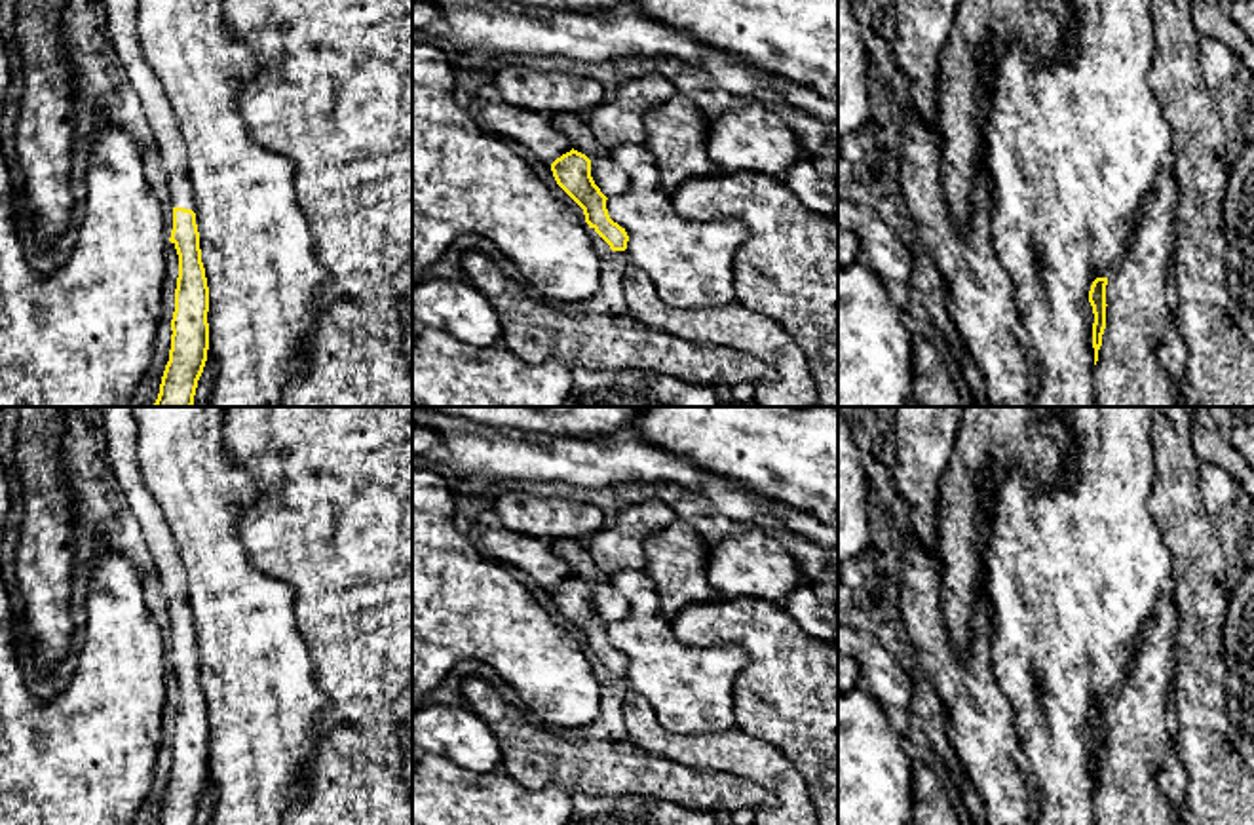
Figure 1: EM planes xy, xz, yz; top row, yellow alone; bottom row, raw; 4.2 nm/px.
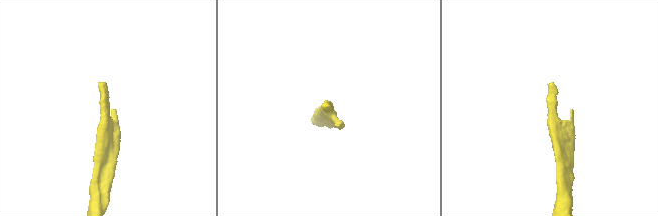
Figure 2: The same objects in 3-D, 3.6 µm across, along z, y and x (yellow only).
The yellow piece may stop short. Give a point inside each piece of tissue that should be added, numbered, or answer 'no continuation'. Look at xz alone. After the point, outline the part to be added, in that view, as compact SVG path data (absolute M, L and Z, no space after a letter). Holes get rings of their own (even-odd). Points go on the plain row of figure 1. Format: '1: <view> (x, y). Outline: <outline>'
no continuation

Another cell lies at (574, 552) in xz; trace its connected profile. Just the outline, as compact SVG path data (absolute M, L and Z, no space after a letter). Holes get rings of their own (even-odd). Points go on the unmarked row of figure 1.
M551 540L555 555L564 559L572 574L585 580L591 585L591 603L606 624L619 622L629 616L627 599L610 584L593 563L585 540Z

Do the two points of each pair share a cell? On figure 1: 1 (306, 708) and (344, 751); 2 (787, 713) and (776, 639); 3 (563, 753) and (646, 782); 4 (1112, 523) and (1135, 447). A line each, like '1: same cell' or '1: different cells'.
1: different cells
2: same cell
3: same cell
4: same cell

